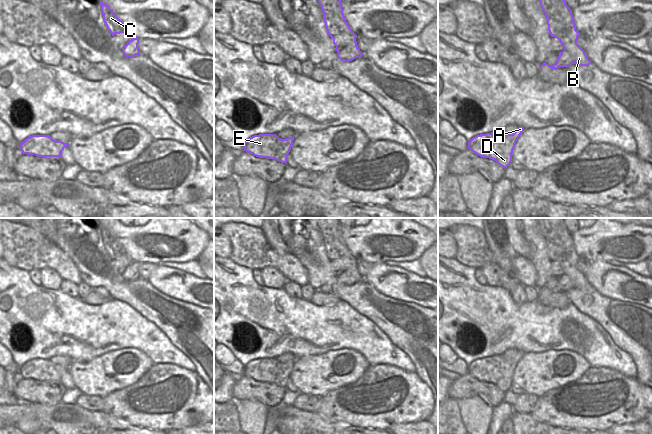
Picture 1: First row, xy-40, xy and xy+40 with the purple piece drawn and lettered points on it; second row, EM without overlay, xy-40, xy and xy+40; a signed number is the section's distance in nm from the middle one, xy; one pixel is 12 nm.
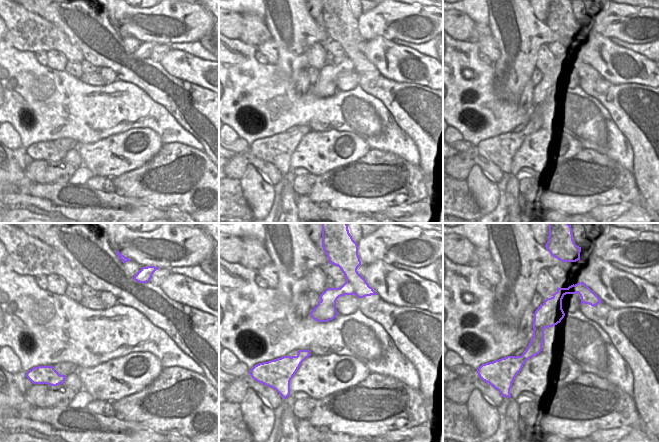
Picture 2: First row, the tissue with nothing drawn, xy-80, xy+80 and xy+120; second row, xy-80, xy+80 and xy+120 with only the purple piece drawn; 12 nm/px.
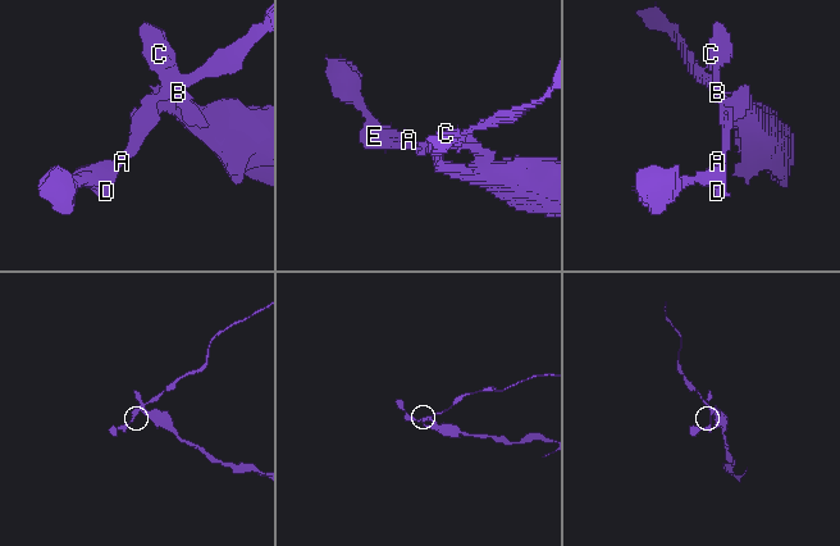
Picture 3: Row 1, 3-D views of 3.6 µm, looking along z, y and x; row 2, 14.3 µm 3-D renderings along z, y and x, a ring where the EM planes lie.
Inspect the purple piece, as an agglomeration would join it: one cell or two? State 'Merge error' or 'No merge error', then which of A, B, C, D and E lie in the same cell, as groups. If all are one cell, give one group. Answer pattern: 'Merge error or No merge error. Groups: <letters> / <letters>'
Merge error. Groups: A D E / B C.

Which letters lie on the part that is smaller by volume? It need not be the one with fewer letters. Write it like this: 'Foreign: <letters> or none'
Foreign: B, C

